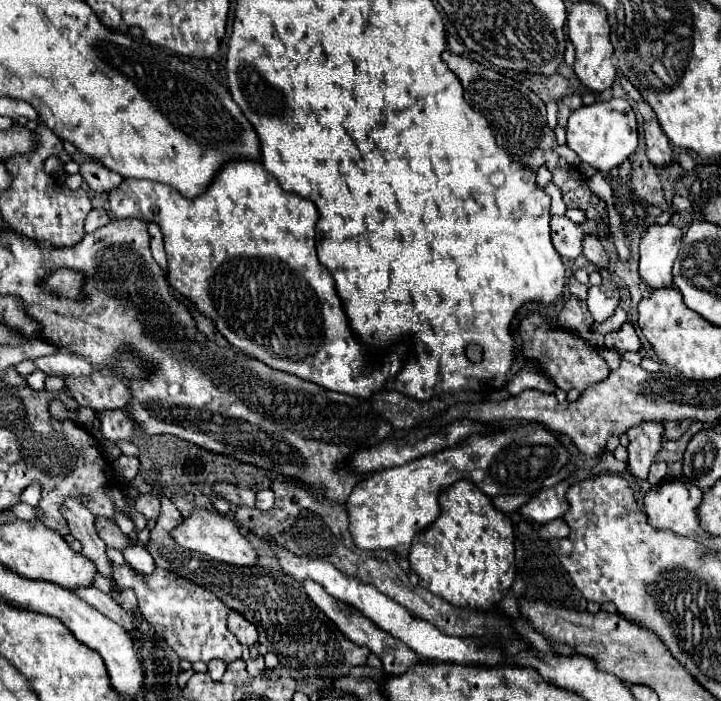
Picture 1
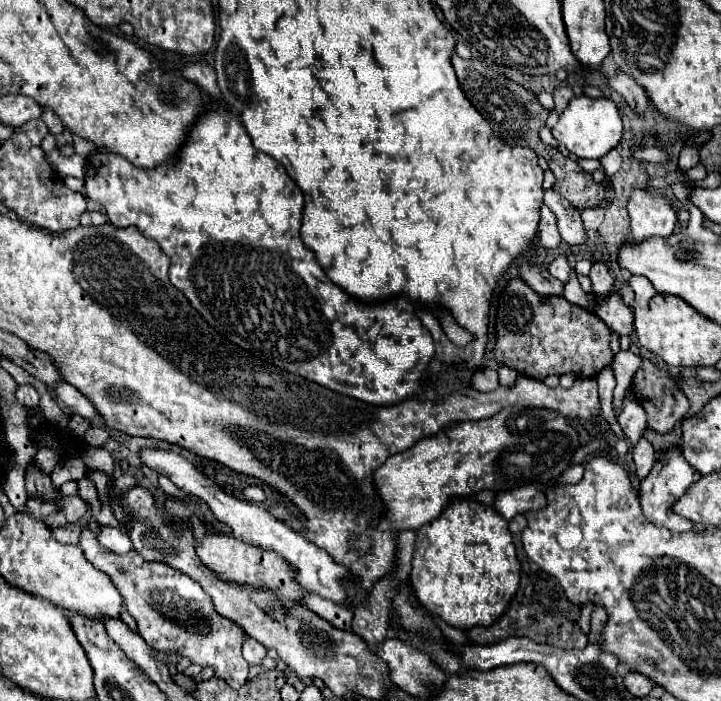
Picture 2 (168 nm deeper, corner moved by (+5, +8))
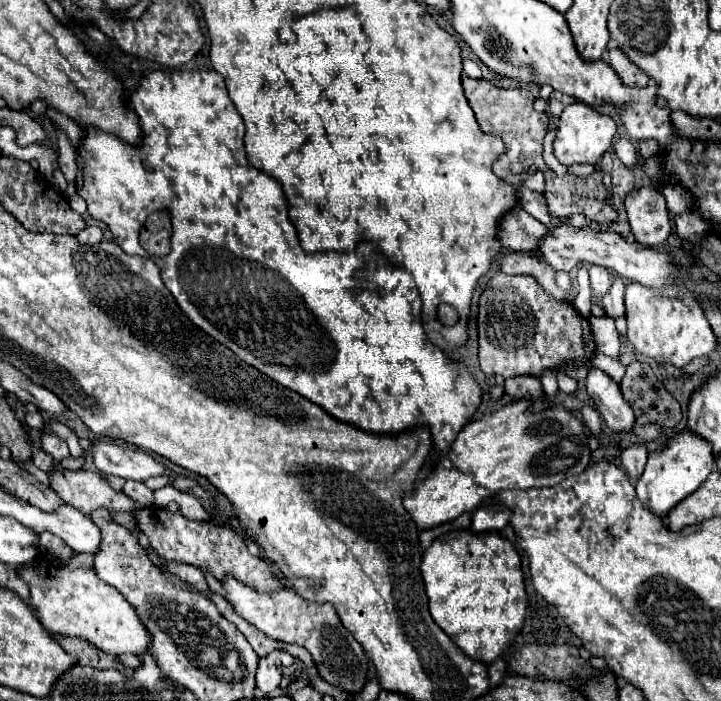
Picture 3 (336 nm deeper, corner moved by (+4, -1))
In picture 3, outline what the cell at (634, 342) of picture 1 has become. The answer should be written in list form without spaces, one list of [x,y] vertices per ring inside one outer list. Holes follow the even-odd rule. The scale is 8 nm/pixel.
[[[614,280],[610,292],[604,294],[602,298],[602,308],[604,308],[604,314],[610,316],[610,318],[620,318],[626,314],[626,308],[624,308],[624,282],[622,280]]]

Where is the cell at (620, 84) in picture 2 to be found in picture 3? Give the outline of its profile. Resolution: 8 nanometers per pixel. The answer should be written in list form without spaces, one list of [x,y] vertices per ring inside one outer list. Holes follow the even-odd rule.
[[[616,46],[610,48],[610,66],[620,76],[624,86],[646,88],[650,82],[650,78],[636,64],[630,64],[630,60],[626,60],[626,56],[622,56],[622,52],[618,52]]]

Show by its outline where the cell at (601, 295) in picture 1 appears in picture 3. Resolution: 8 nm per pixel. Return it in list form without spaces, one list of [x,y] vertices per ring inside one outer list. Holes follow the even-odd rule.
[[[590,266],[590,282],[592,282],[592,290],[602,296],[604,292],[610,290],[612,280],[610,280],[610,272],[602,266]]]

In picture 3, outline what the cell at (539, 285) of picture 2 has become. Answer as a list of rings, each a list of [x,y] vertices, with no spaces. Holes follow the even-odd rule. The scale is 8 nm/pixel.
[[[512,252],[502,258],[504,274],[526,274],[532,276],[550,296],[560,298],[560,288],[556,286],[556,270],[540,252]]]

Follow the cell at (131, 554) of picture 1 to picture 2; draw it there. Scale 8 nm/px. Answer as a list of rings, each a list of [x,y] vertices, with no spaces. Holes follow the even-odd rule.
[[[101,525],[99,527],[99,533],[97,533],[97,541],[107,547],[109,551],[113,553],[119,553],[119,555],[125,555],[133,545],[131,545],[131,539],[127,537],[125,531],[121,531],[119,527],[107,527],[107,525]]]

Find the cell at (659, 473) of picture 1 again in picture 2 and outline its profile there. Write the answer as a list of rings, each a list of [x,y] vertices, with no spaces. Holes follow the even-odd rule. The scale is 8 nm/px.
[[[641,437],[639,443],[633,447],[633,463],[635,463],[635,473],[639,479],[645,479],[655,463],[655,451],[651,447],[651,443]]]

